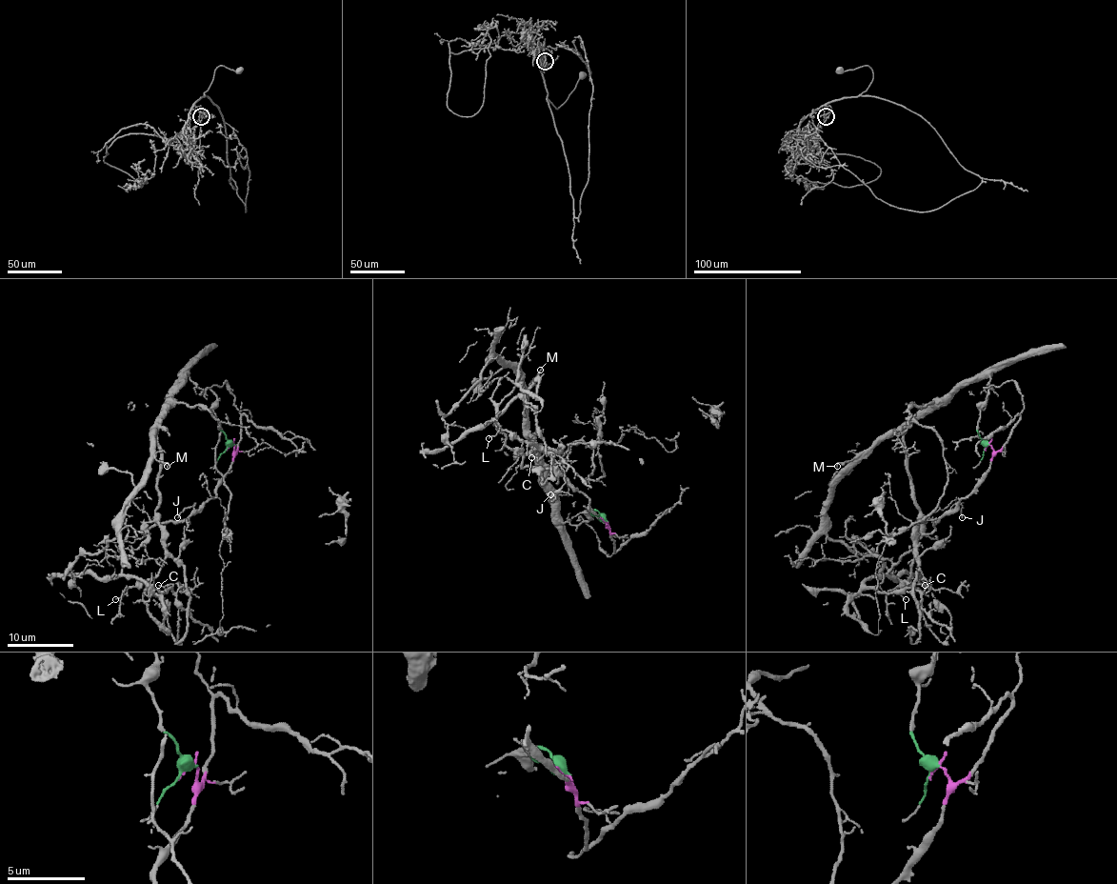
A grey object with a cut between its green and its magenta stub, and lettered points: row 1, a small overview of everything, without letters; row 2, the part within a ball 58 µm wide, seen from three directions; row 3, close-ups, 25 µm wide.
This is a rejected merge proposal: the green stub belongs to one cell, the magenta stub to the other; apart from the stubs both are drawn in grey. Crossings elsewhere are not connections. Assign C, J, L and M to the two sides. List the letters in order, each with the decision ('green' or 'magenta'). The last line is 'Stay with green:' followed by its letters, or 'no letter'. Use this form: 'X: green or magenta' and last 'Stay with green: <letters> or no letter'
C: magenta
J: magenta
L: green
M: green
Stay with green: L, M

